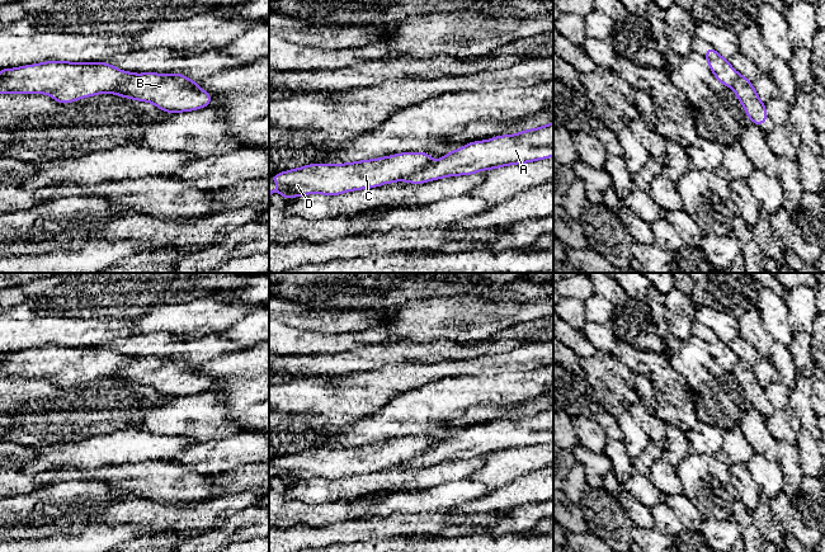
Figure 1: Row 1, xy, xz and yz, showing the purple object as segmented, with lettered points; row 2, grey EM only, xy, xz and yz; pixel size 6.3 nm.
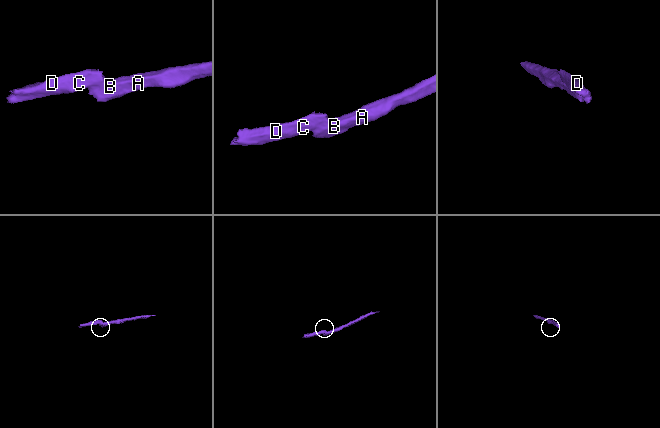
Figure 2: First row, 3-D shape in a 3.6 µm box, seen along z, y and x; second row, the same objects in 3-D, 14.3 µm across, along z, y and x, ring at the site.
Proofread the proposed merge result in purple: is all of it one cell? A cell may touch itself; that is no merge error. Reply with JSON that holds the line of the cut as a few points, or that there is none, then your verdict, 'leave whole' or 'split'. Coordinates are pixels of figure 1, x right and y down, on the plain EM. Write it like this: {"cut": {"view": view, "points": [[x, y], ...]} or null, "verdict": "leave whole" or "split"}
{"cut": {"view": "xz", "points": [[432, 446], [400, 463]]}, "verdict": "split"}

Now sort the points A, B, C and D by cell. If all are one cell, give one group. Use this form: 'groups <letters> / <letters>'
groups A B / C D

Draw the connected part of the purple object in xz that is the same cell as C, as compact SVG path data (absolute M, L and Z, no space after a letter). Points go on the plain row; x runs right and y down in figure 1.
M421 435L348 448L311 448L269 461L280 468L279 472L269 475L269 480L278 477L287 483L314 477L339 480L396 467L429 448L432 448L430 438Z

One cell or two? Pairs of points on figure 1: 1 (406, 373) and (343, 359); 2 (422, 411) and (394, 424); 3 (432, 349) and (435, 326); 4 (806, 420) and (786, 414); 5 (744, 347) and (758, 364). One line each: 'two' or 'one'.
1: two
2: one
3: two
4: two
5: one

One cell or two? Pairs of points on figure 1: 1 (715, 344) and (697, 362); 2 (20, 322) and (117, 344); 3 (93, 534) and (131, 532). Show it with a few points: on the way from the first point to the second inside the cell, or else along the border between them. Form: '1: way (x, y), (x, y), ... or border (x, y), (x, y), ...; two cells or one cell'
1: border (693, 334), (705, 341), (710, 354), (717, 363); two cells
2: border (133, 334), (126, 338), (107, 340), (100, 345); two cells
3: way (102, 534), (122, 533); one cell

